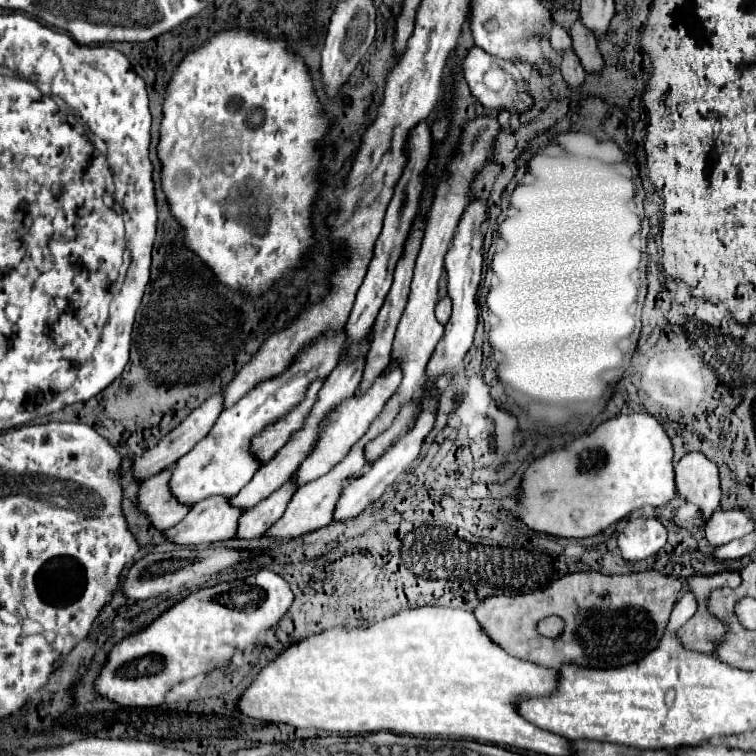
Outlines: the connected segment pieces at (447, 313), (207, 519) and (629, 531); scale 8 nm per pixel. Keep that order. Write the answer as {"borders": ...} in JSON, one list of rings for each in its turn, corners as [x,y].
{"borders":[[[[443,297],[443,299],[437,303],[437,307],[435,307],[435,317],[437,317],[437,321],[439,321],[441,325],[447,323],[447,319],[451,317],[451,299],[449,299],[449,297]]],[[[209,497],[191,507],[183,521],[163,531],[163,535],[175,545],[205,547],[217,541],[231,539],[235,535],[241,511],[229,505],[225,497]]],[[[637,517],[627,521],[619,533],[619,551],[627,561],[643,561],[655,555],[667,541],[667,531],[657,517]]]]}

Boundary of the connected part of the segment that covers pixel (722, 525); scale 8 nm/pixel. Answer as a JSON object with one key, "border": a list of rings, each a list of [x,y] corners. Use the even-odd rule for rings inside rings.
{"border":[[[731,509],[731,511],[717,511],[707,521],[707,539],[711,545],[725,545],[733,539],[739,539],[755,529],[755,523],[751,515],[743,509]]]}

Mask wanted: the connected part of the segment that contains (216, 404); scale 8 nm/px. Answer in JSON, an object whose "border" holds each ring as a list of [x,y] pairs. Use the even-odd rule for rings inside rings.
{"border":[[[219,391],[219,393],[211,395],[203,405],[199,405],[181,425],[177,425],[171,433],[167,433],[155,447],[147,449],[143,455],[139,455],[137,459],[133,459],[133,465],[131,465],[131,475],[133,475],[133,479],[141,483],[141,481],[145,481],[147,477],[153,477],[153,475],[157,475],[157,473],[161,473],[161,471],[171,469],[171,467],[177,463],[179,457],[183,457],[187,451],[191,451],[191,449],[211,431],[211,427],[215,425],[215,419],[219,417],[219,413],[221,413],[223,409],[225,409],[225,407],[223,407],[223,391]]]}

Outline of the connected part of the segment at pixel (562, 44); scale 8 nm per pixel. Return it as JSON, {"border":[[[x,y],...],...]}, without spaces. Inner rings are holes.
{"border":[[[553,23],[551,27],[551,33],[549,33],[549,41],[551,41],[551,47],[557,51],[557,53],[563,53],[567,49],[571,49],[571,37],[569,37],[569,31],[557,23]]]}

